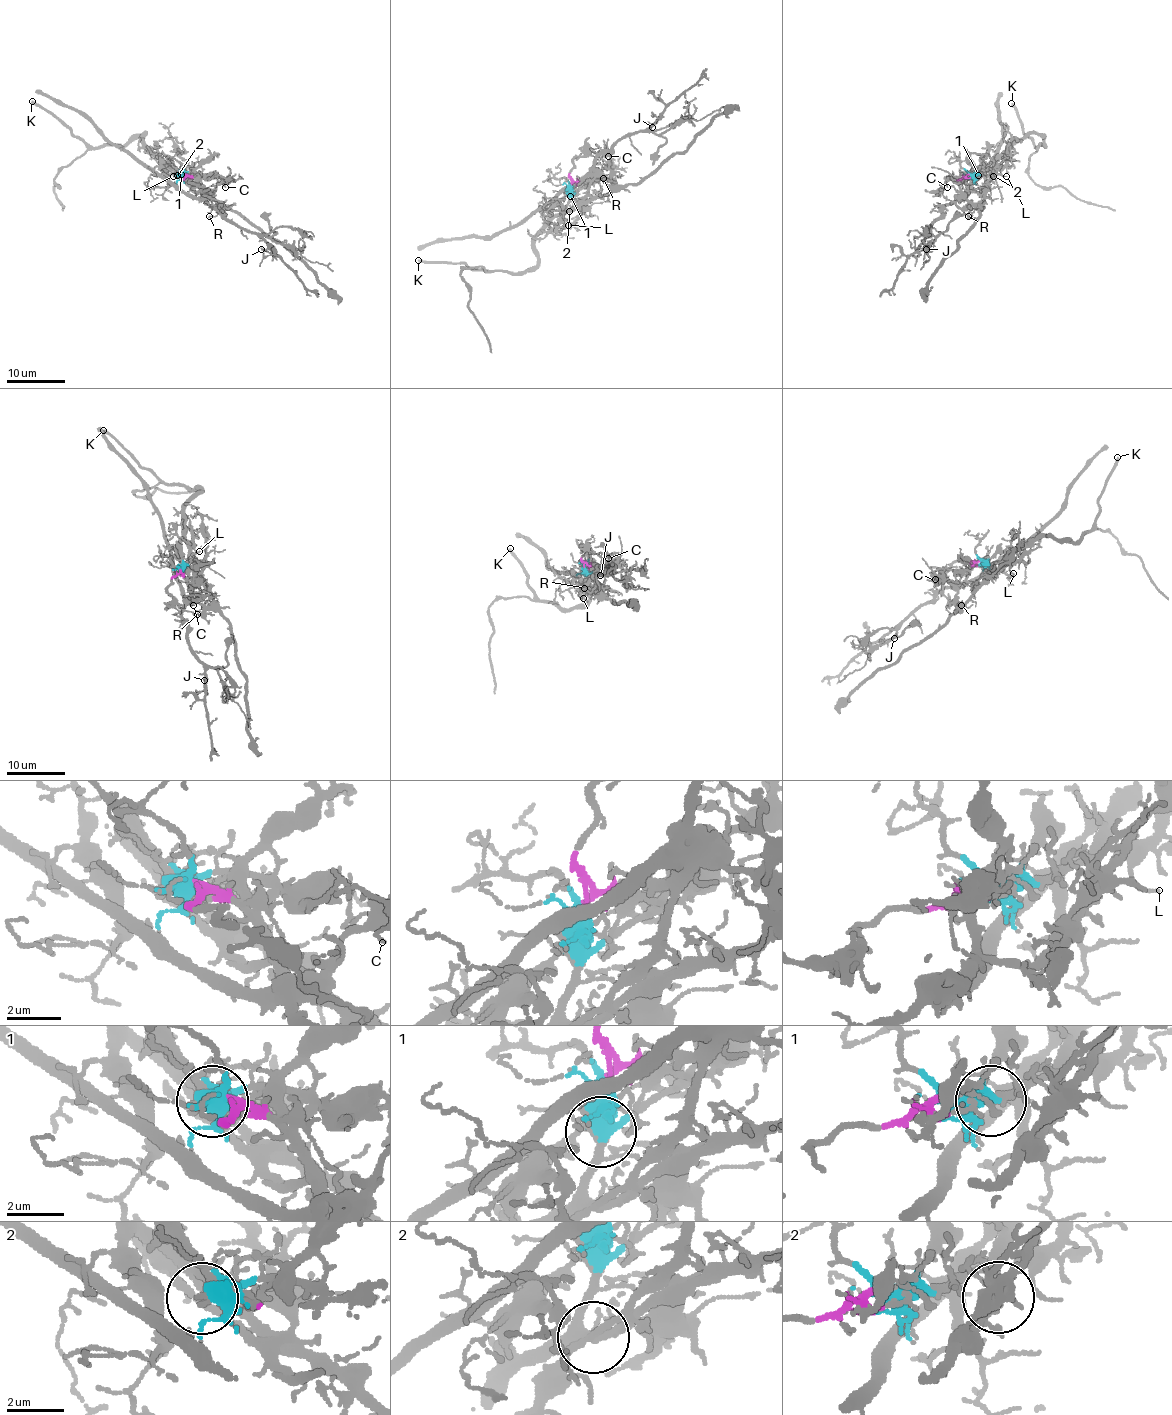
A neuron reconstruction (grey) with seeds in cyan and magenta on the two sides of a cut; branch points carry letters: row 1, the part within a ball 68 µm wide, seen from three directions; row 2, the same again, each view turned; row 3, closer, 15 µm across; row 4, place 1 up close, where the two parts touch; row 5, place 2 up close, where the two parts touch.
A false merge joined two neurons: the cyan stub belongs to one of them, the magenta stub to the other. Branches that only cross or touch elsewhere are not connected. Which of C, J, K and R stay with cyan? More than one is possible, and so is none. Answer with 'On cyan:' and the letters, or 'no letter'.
On cyan: K

